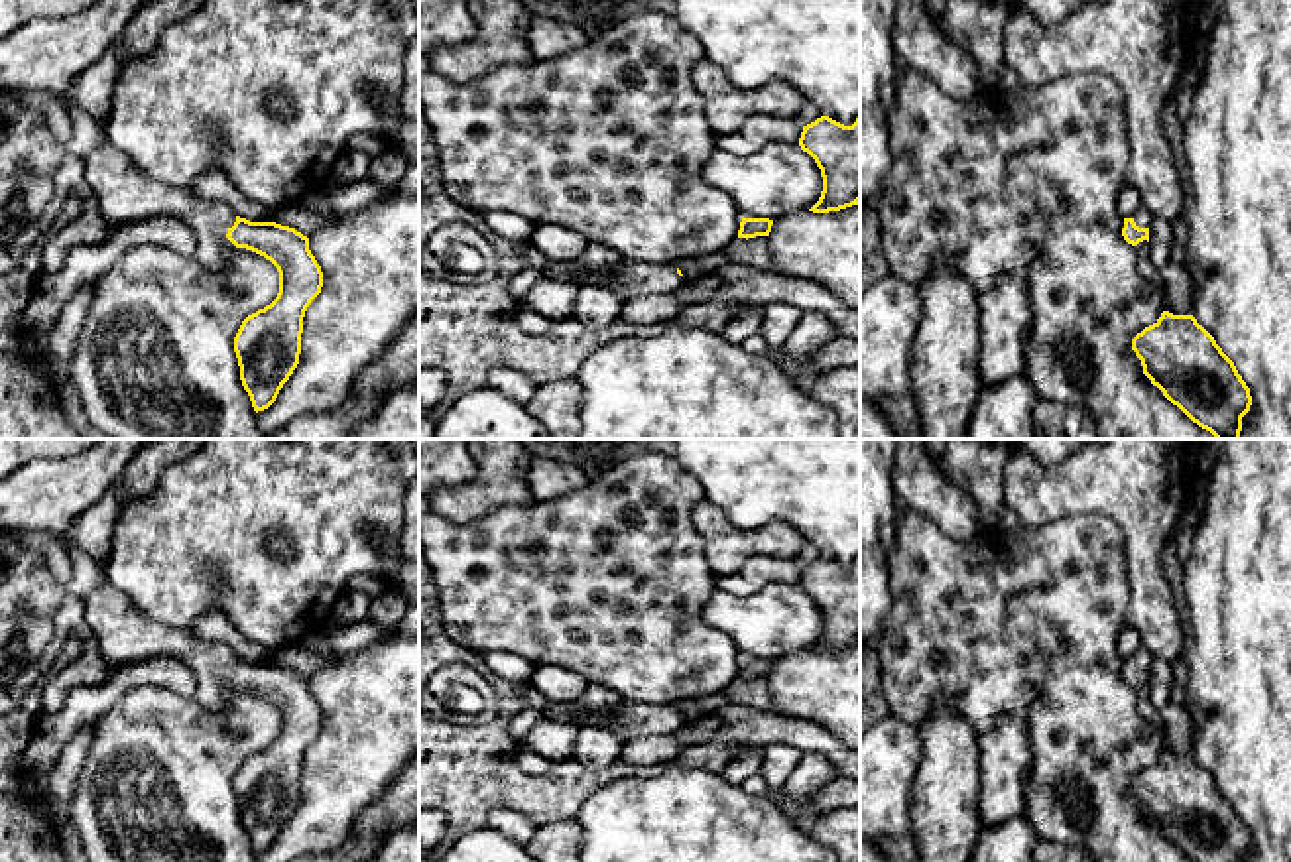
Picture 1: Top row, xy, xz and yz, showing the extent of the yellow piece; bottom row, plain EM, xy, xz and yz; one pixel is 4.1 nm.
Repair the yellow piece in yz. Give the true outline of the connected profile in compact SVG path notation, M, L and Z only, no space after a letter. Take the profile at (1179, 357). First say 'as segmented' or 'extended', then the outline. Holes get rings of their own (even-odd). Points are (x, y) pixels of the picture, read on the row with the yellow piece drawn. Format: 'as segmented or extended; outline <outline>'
as segmented; outline M1193 315L1161 317L1132 339L1143 374L1193 423L1216 439L1240 439L1250 388Z

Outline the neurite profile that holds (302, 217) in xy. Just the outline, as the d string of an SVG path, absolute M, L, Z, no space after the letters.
M291 203L279 207L270 222L295 228L309 238L333 218L337 218L337 215L321 215L309 203Z

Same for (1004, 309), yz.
M1006 272L980 301L980 384L992 388L1023 372L1029 331L1029 281Z

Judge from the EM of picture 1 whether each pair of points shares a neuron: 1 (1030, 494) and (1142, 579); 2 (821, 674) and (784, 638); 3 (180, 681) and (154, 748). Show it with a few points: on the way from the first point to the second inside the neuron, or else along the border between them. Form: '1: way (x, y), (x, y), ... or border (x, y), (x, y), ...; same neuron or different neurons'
1: way (1069, 494), (1103, 494), (1142, 534), (1142, 540); same neuron
2: border (807, 648), (774, 662); different neurons
3: border (130, 687), (160, 683), (191, 697); different neurons

